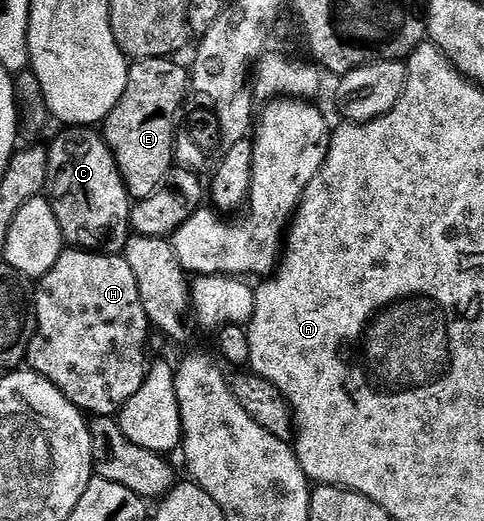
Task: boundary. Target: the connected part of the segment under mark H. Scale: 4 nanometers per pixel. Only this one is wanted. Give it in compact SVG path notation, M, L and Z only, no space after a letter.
M62 251L61 257L55 262L55 266L46 276L40 277L35 288L35 303L37 306L37 333L33 335L33 341L29 347L27 364L32 371L39 373L45 380L49 380L67 399L86 414L92 414L97 418L113 418L120 413L121 408L135 394L139 392L147 375L147 363L145 364L145 343L149 340L151 325L147 318L147 310L143 310L143 298L139 298L139 282L135 282L135 273L124 258L124 255L104 256L101 252L69 252Z

